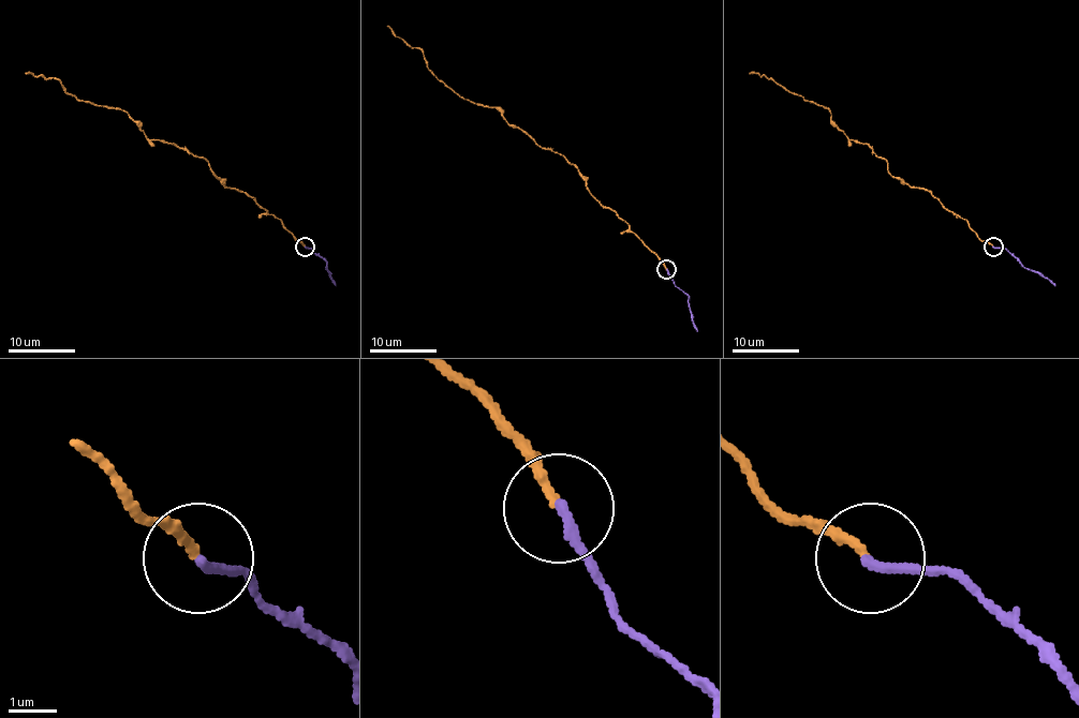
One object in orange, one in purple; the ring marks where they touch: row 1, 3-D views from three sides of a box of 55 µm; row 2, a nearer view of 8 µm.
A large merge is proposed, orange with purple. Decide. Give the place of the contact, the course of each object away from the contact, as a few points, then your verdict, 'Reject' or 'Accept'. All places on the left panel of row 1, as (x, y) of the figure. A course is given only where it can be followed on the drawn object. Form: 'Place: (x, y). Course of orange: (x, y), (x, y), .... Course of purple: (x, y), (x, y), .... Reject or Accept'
Place: (305, 247). Course of orange: (304, 245), (252, 197), (227, 188), (205, 159), (150, 140), (120, 108), (25, 72). Course of purple: (304, 245), (326, 263), (336, 286). Reject

